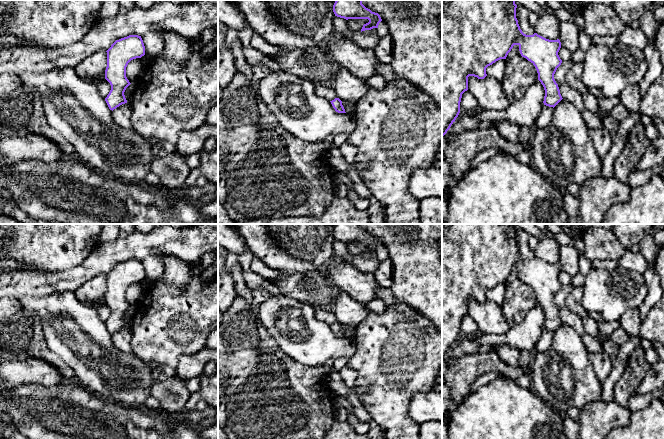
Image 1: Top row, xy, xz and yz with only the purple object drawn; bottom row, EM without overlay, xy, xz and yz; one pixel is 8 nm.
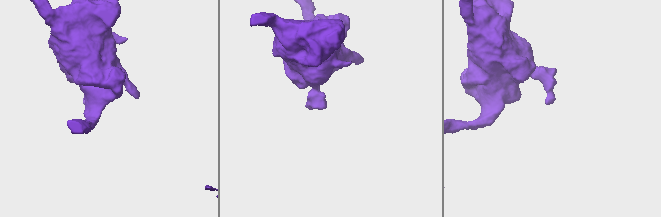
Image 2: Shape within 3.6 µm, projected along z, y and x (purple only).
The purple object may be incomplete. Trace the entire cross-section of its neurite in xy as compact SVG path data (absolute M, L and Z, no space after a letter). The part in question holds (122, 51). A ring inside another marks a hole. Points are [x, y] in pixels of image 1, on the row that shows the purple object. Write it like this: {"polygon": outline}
{"polygon": "M129 35L116 40L107 52L105 79L110 83L111 90L105 101L110 110L127 103L124 92L131 84L126 77L128 63L145 55L145 46L141 36Z"}

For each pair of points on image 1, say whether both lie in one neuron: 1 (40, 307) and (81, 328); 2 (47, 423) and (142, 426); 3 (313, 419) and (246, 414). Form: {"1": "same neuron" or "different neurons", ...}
{"1": "same neuron", "2": "same neuron", "3": "same neuron"}

